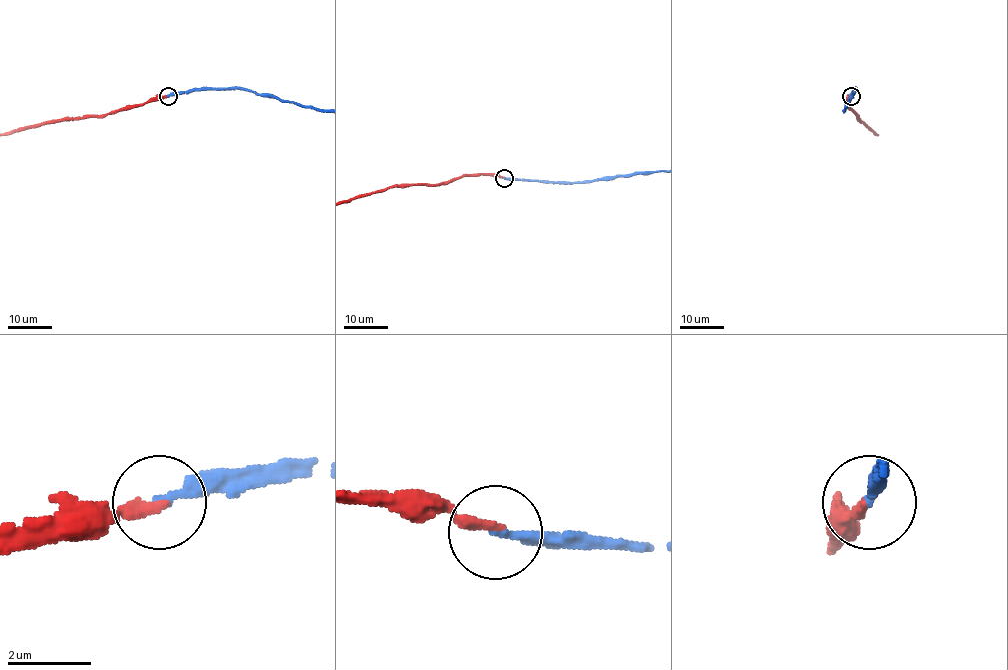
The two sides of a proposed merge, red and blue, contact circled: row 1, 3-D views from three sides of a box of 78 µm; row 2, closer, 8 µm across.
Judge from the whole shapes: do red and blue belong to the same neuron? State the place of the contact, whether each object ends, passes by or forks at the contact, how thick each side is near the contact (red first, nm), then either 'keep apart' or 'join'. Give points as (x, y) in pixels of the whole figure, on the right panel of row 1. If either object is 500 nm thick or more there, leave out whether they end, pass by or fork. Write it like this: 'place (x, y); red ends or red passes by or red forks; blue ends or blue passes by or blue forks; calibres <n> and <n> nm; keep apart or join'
place (851, 96); red ends; blue ends; calibres 280 and 240 nm; join

